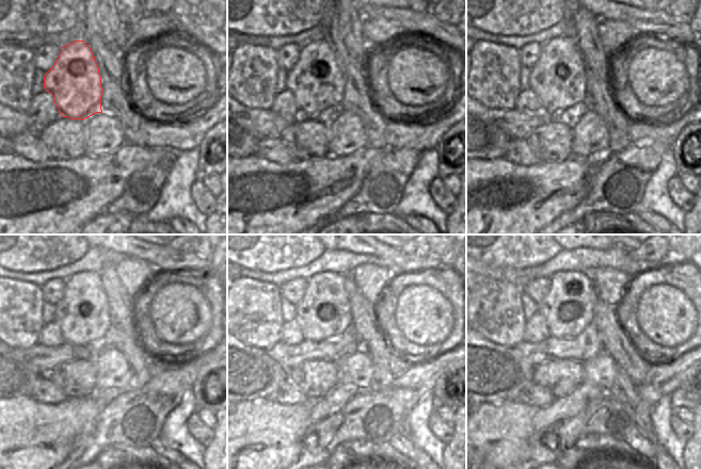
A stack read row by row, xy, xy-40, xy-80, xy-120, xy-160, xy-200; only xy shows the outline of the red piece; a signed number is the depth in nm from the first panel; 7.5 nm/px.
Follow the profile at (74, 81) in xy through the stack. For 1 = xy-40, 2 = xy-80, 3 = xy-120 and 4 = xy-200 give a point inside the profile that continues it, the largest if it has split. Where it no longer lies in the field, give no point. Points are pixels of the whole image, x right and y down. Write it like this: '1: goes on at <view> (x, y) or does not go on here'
1: goes on at xy-40 (316, 81)
2: goes on at xy-80 (558, 78)
3: goes on at xy-120 (82, 314)
4: goes on at xy-200 (569, 307)

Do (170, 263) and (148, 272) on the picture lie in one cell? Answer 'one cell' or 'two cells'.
two cells

